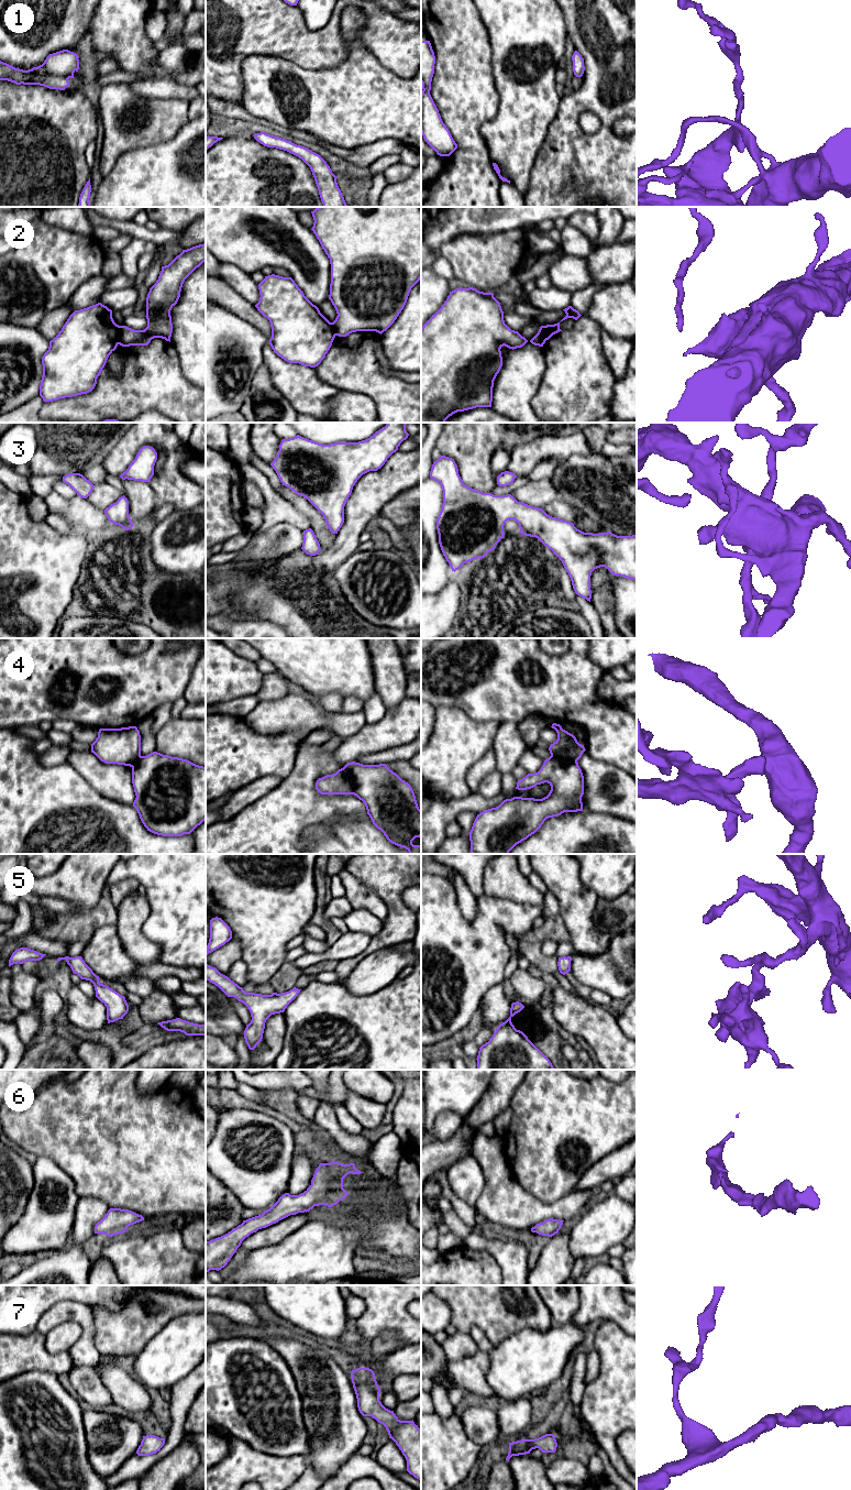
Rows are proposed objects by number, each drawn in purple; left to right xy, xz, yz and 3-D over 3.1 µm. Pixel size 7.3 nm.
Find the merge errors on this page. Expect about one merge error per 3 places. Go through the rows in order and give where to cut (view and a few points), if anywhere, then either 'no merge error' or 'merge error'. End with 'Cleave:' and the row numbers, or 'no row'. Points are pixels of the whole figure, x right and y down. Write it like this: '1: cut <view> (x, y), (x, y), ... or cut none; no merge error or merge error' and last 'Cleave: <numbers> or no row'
1: cut none; no merge error
2: cut xy (120, 326), (118, 343); merge error
3: cut none; no merge error
4: cut none; no merge error
5: cut none; no merge error
6: cut none; no merge error
7: cut none; no merge error
Cleave: 2

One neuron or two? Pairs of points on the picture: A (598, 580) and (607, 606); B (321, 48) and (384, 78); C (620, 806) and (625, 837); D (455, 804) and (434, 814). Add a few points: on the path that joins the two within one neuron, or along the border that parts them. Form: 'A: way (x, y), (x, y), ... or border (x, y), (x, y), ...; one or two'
A: way (600, 587), (603, 600); one
B: border (342, 34), (347, 56), (336, 66), (320, 69); two
C: border (597, 812), (607, 812), (625, 819); two
D: way (450, 809), (440, 813); one

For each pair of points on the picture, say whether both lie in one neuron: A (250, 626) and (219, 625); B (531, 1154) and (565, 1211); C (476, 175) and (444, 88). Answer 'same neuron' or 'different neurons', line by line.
A: same neuron
B: different neurons
C: same neuron

